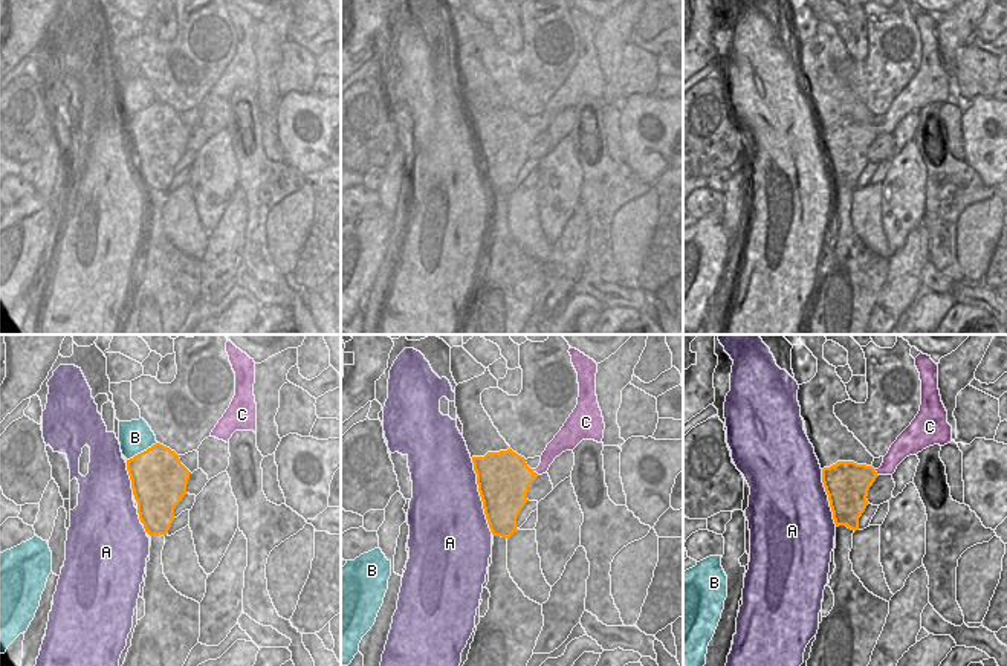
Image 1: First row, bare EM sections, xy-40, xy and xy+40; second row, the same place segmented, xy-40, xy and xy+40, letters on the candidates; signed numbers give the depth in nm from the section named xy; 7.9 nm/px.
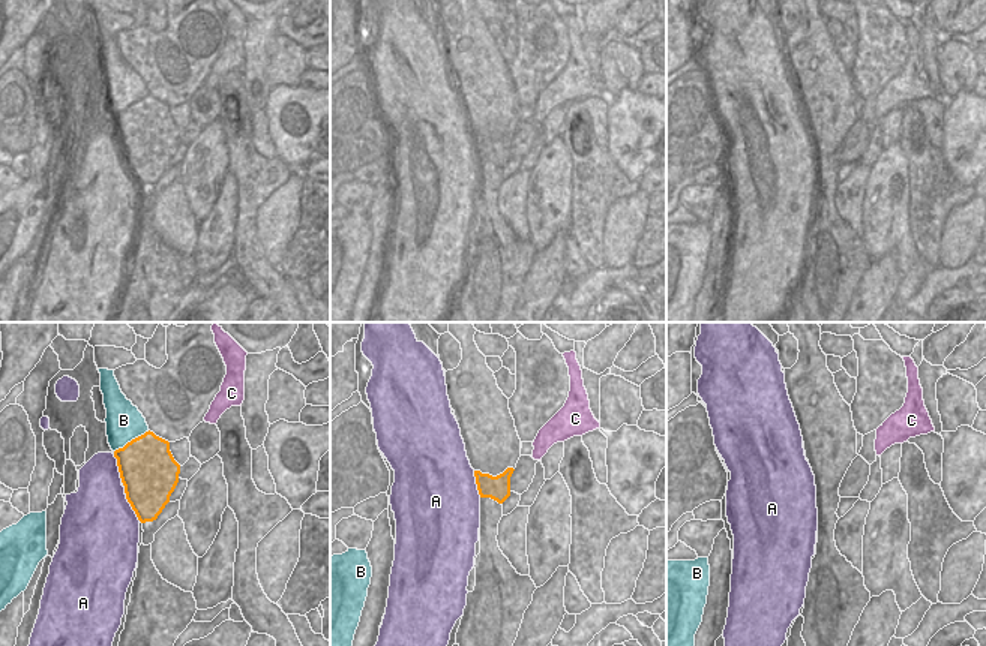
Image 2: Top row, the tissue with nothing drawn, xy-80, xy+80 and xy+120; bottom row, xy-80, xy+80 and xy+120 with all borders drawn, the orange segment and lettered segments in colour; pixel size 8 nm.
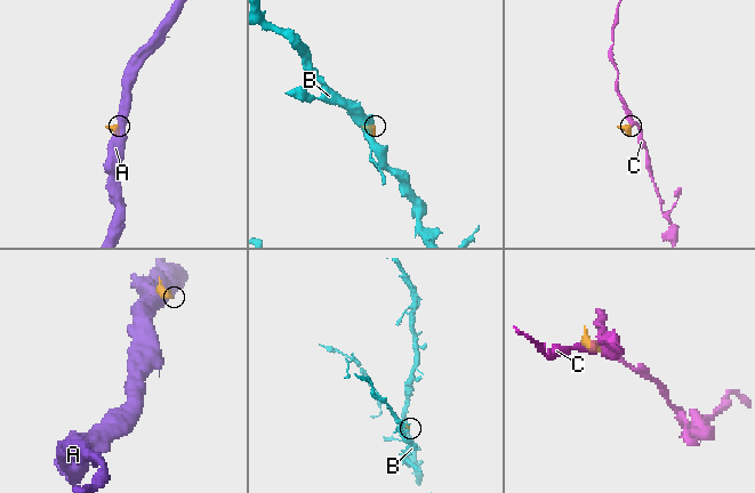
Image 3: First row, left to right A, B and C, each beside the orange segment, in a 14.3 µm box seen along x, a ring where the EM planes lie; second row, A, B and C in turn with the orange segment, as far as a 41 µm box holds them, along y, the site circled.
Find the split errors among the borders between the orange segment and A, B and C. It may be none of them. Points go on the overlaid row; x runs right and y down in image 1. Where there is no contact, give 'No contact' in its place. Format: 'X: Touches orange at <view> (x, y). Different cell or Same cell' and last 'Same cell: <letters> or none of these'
A: Touches orange at xy (480, 495). Different cell
B: Touches orange at xy-40 (141, 452). Different cell
C: Touches orange at xy (535, 472). Same cell
Same cell: C

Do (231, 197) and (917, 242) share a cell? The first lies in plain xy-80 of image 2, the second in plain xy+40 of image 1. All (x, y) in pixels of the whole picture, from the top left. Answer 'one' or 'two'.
one

